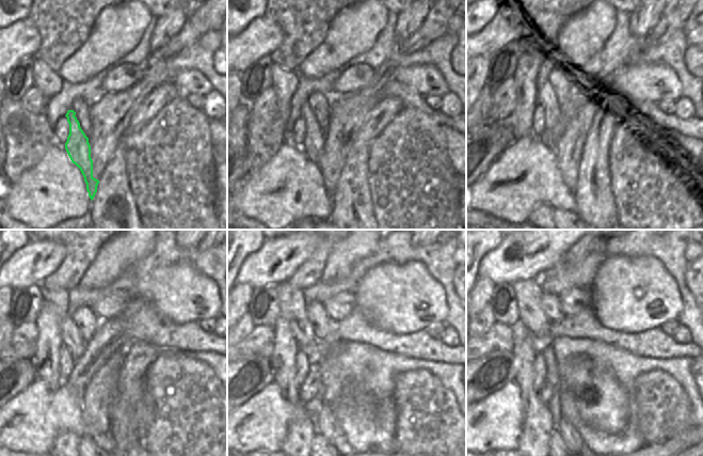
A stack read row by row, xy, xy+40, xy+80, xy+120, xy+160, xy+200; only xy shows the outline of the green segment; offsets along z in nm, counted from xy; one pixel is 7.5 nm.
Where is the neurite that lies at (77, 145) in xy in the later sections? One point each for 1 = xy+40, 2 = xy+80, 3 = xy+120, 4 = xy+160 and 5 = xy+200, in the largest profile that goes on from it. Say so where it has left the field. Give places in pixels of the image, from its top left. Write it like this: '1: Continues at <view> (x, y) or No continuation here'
1: Continues at xy+40 (315, 139)
2: Continues at xy+80 (543, 87)
3: Continues at xy+120 (57, 299)
4: Continues at xy+160 (291, 303)
5: Continues at xy+200 (528, 294).

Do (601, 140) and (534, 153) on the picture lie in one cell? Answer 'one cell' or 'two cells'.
two cells

